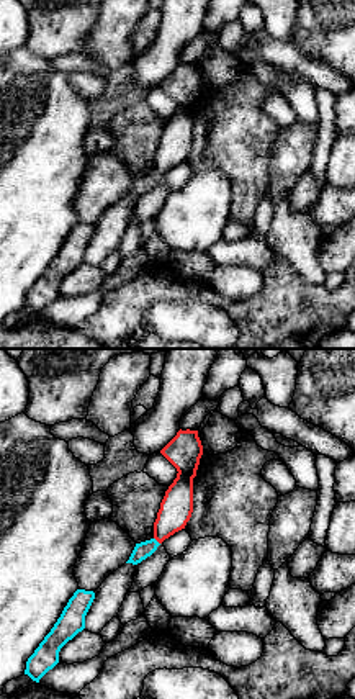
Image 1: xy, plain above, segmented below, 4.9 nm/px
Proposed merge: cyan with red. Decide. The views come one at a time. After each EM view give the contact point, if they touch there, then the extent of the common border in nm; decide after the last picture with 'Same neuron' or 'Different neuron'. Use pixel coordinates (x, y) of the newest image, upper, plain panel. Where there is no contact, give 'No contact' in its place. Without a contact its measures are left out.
Touches cyan at (156, 174). Shared border 50 nm

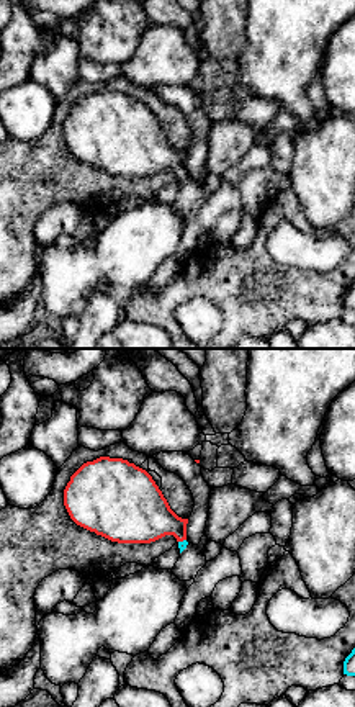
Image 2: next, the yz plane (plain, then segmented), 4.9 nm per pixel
Touches cyan at (184, 174). Shared border 40 nm

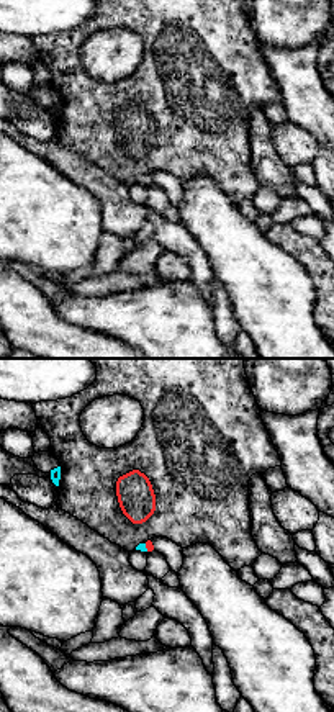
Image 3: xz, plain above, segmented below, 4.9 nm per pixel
Touches cyan at (144, 180). Shared border 40 nm

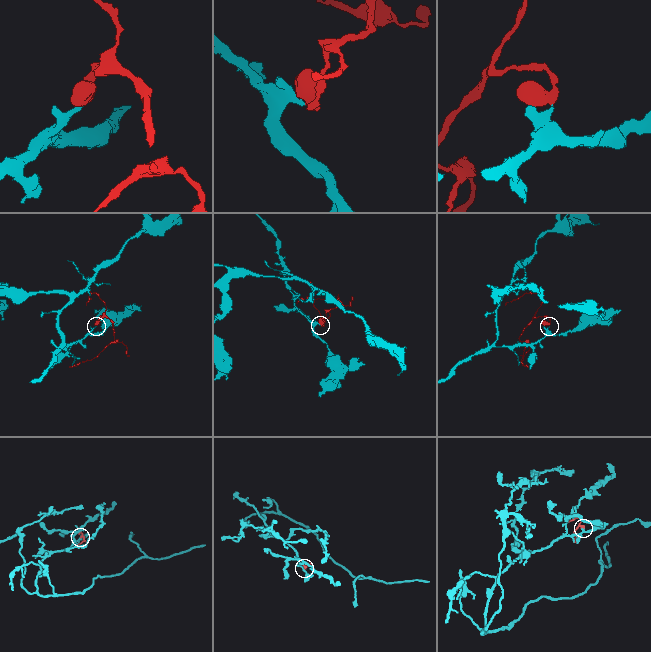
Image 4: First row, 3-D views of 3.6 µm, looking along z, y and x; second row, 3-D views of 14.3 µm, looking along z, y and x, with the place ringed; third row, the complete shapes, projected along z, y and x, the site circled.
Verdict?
Same neuron

